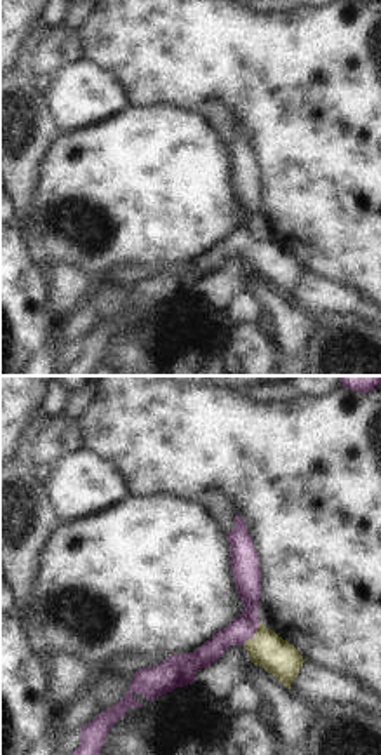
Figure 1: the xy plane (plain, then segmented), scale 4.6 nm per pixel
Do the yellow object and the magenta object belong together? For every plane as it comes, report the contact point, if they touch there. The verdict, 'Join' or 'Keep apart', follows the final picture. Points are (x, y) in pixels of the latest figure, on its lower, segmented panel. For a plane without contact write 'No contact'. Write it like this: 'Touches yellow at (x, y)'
Touches yellow at (254, 635)

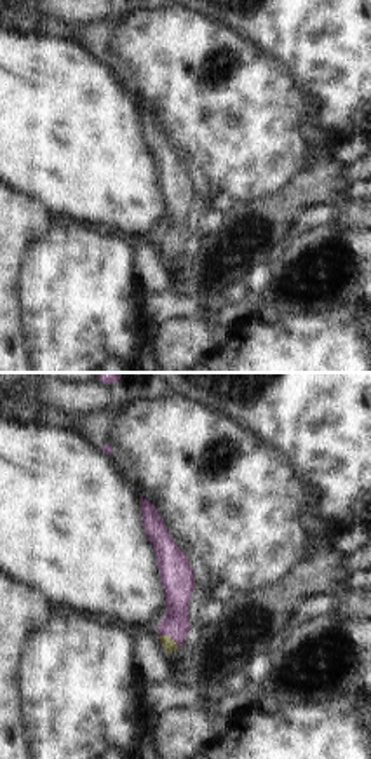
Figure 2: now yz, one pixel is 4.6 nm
Touches yellow at (169, 638)

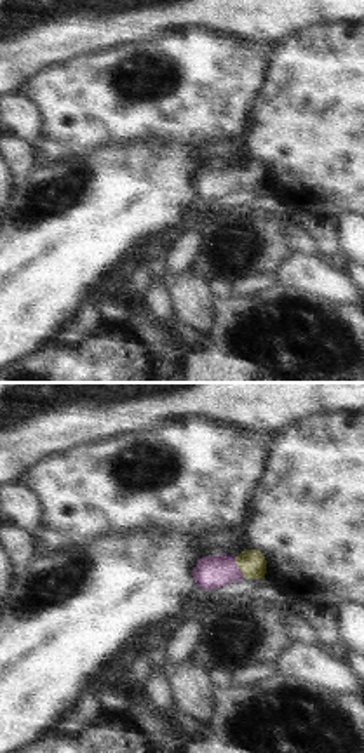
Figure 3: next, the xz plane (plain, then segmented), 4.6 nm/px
Touches yellow at (239, 567)

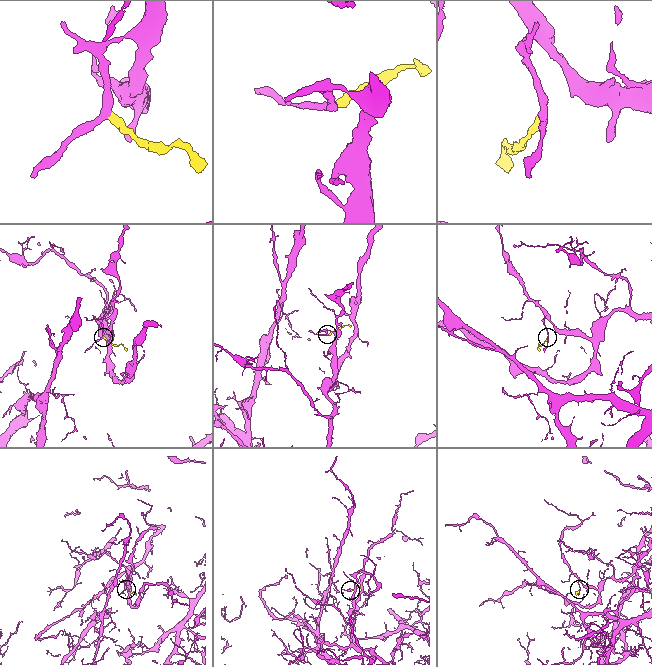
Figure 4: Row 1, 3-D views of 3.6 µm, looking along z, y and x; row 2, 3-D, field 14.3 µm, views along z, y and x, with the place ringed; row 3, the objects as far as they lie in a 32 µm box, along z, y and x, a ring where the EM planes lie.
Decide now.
Join

